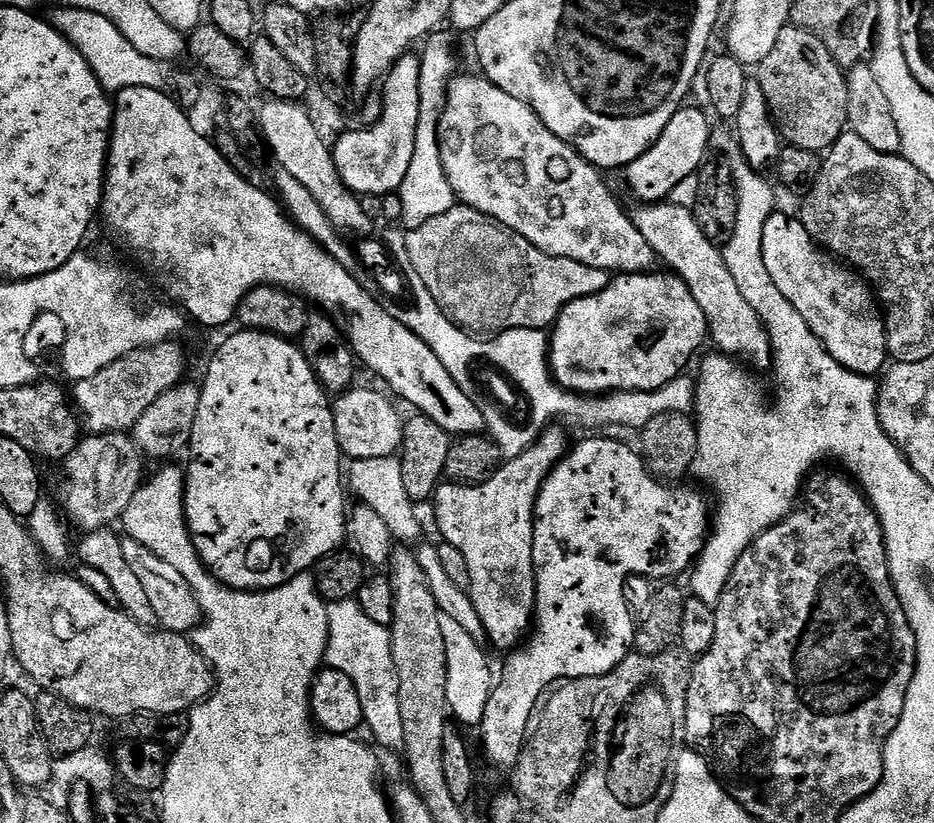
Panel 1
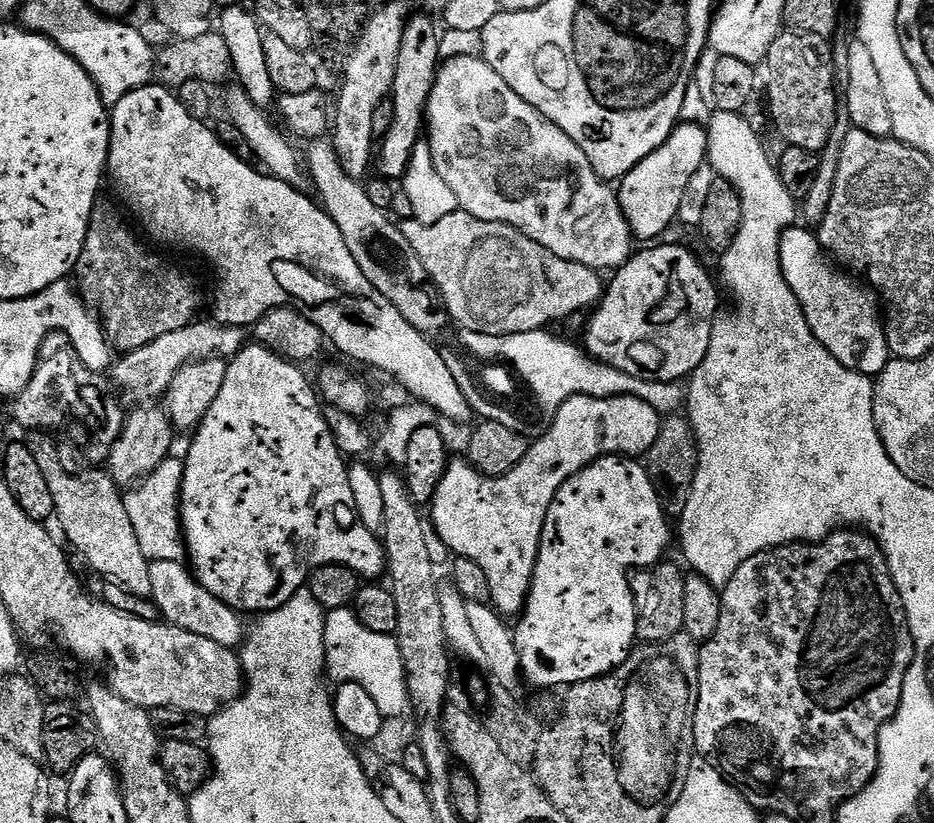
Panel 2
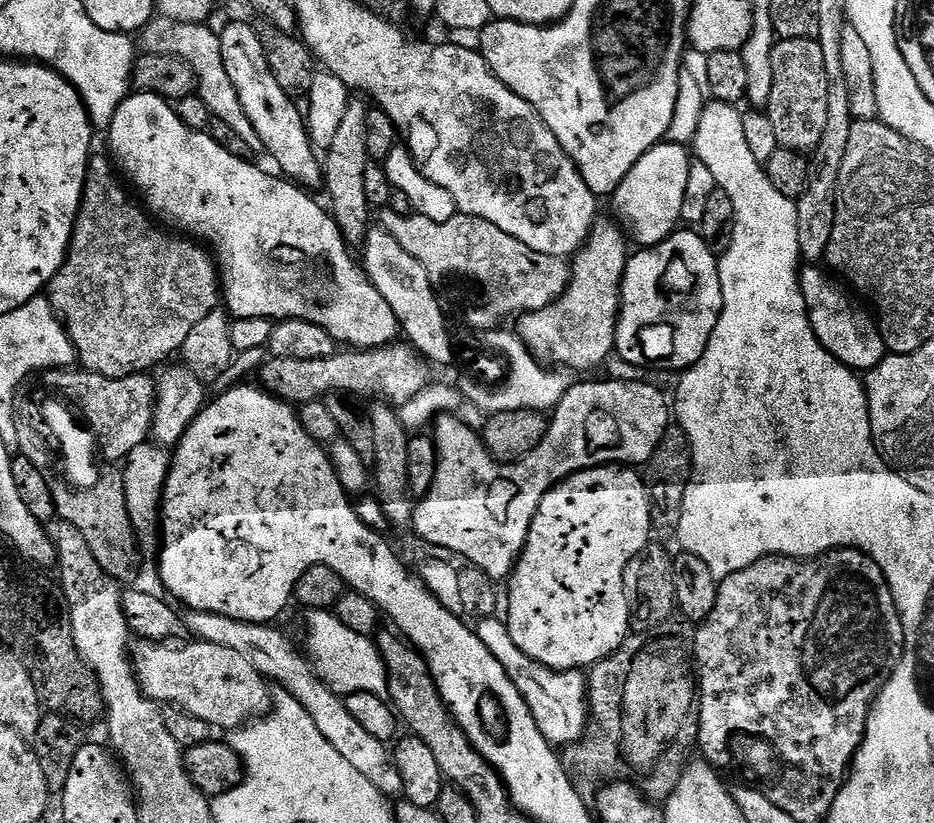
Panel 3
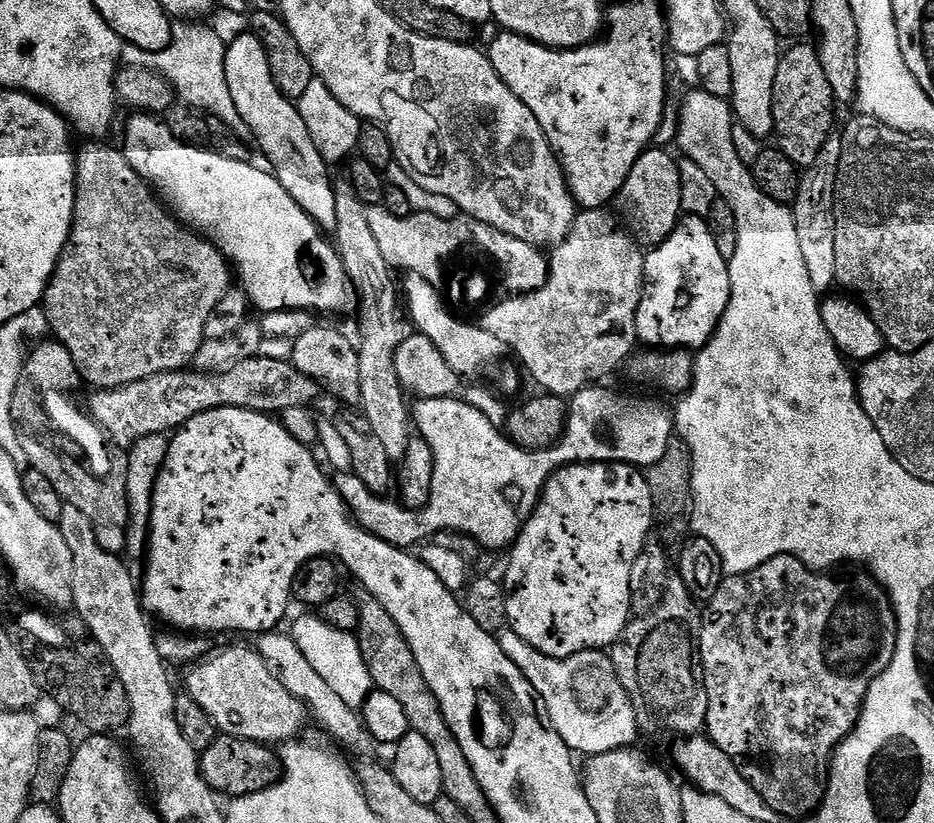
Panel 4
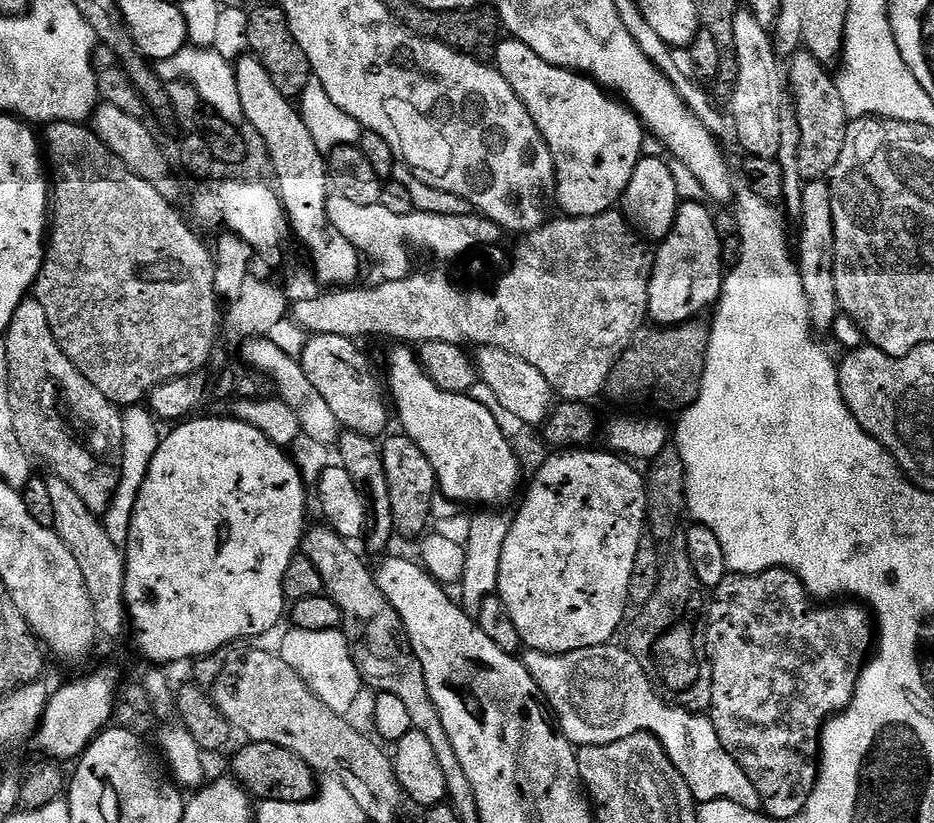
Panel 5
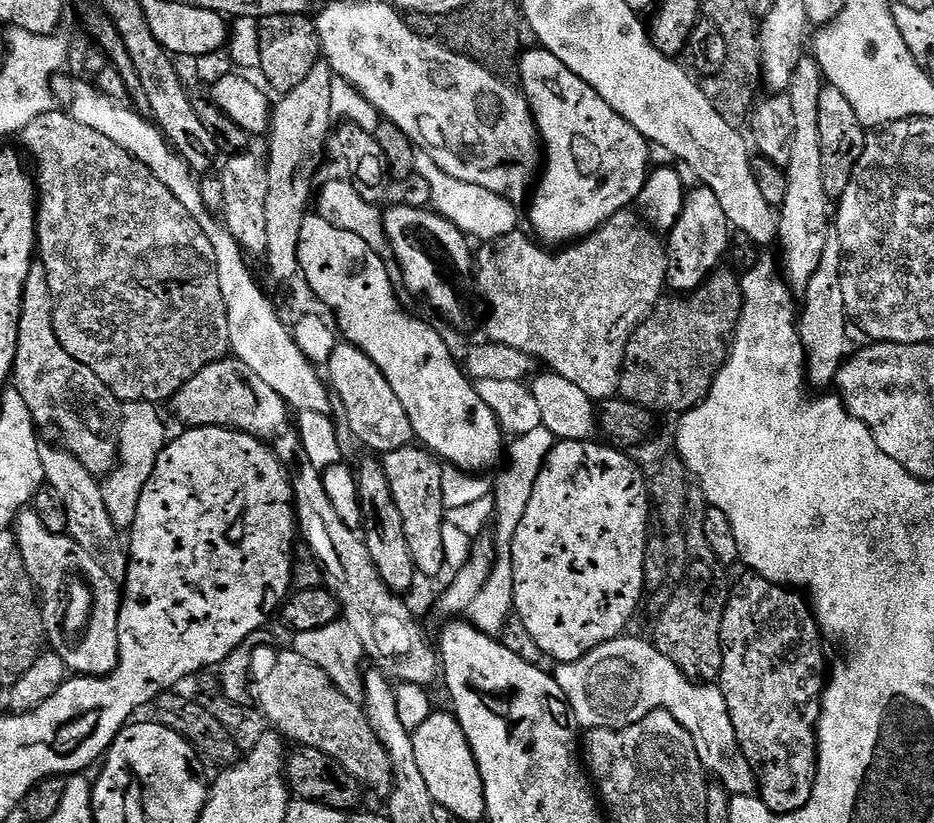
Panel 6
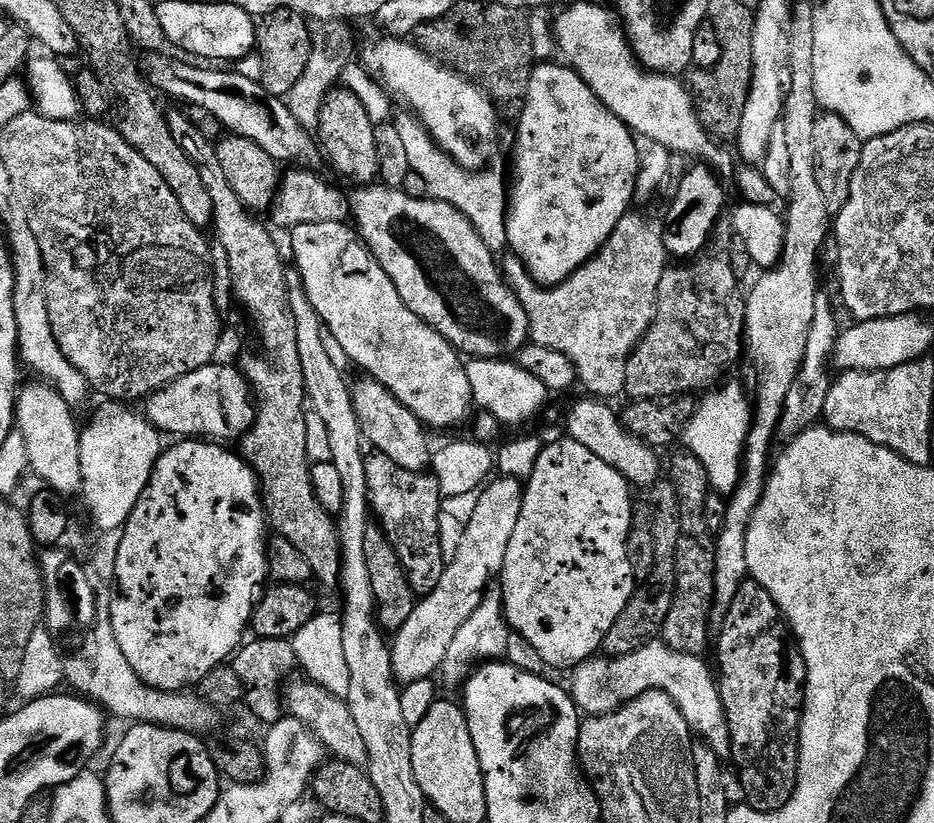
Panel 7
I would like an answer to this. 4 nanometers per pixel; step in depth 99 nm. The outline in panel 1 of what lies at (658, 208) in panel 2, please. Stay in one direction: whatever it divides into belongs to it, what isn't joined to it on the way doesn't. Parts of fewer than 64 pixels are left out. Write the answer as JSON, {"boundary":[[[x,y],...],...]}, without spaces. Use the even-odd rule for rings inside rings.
{"boundary":[[[681,107],[665,126],[663,134],[626,169],[628,184],[637,201],[641,203],[661,203],[665,201],[686,178],[690,177],[704,160],[709,151],[711,121],[701,107]]]}

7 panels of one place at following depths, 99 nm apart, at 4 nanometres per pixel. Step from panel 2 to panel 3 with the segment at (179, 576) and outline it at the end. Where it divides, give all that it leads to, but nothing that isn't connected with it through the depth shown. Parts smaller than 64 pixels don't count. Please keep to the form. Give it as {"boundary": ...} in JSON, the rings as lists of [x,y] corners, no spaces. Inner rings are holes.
{"boundary":[[[189,611],[183,619],[189,633],[197,641],[226,646],[226,650],[238,650],[238,654],[242,654],[242,658],[246,658],[246,662],[250,662],[250,666],[254,666],[260,676],[269,682],[280,684],[278,686],[283,691],[298,698],[310,718],[314,718],[318,730],[322,730],[326,742],[330,742],[330,746],[334,746],[334,750],[338,750],[338,754],[342,754],[342,758],[346,758],[346,762],[350,762],[350,766],[354,766],[354,770],[358,770],[358,774],[362,774],[362,778],[370,781],[385,797],[399,797],[403,793],[402,778],[394,767],[394,756],[389,745],[374,738],[374,734],[367,732],[354,719],[347,703],[321,680],[309,657],[292,645],[292,640],[286,633],[279,632],[272,624],[247,624],[213,612]]]}

